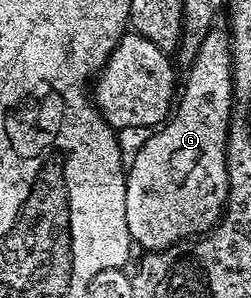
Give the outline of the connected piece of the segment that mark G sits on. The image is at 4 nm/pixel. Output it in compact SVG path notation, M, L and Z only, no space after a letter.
M215 25L204 37L203 43L199 47L193 62L189 64L190 72L186 75L186 88L181 88L180 98L176 103L176 110L167 118L166 122L161 124L153 132L153 135L145 142L144 147L136 153L135 160L128 166L126 172L126 216L128 217L128 233L131 240L135 244L138 243L147 252L162 251L166 247L170 247L173 243L181 243L185 240L195 238L211 231L218 220L222 217L222 212L226 210L226 198L228 197L228 169L226 164L226 138L230 132L230 117L235 110L234 102L234 86L232 85L232 77L230 76L230 32L225 26Z

